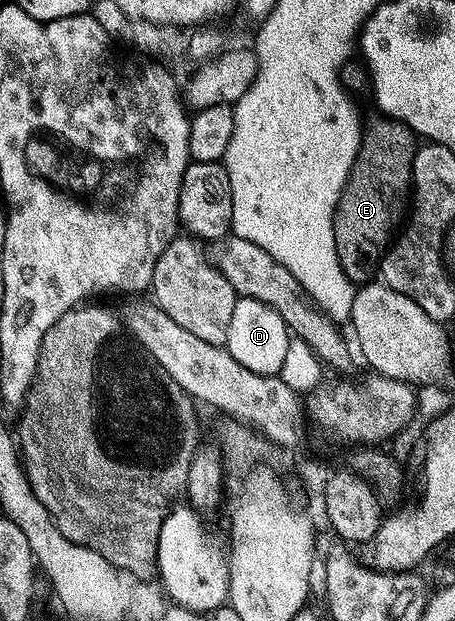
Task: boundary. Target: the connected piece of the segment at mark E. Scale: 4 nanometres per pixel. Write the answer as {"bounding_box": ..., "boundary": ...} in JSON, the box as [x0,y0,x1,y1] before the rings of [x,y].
{"bounding_box":[333,116,419,283],"boundary":[[[376,116],[370,121],[368,118],[364,126],[361,146],[356,159],[353,160],[353,170],[349,173],[349,178],[345,180],[341,197],[337,200],[337,209],[333,212],[335,251],[339,255],[343,275],[347,275],[347,279],[355,283],[369,283],[378,276],[381,260],[385,258],[385,250],[394,240],[407,213],[407,202],[410,200],[413,184],[413,160],[419,148],[418,138],[412,129],[408,129],[401,121],[395,121],[391,117]]]}

